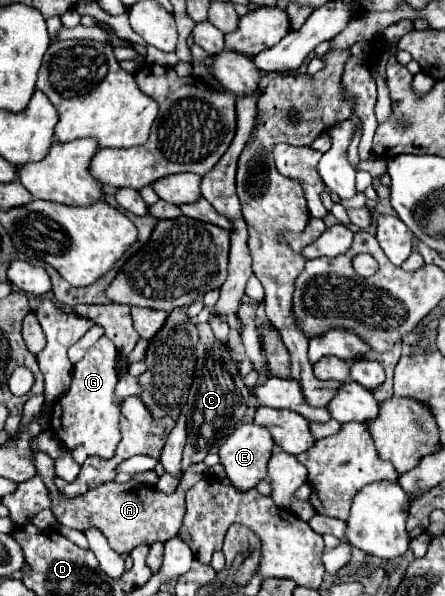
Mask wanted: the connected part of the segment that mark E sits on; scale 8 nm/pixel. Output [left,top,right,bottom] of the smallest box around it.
[218,423,274,491]

